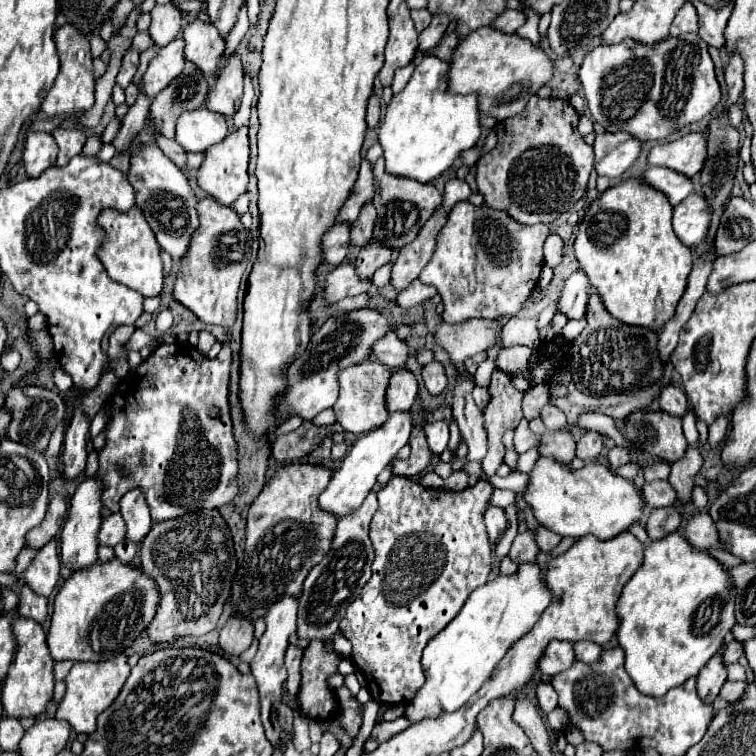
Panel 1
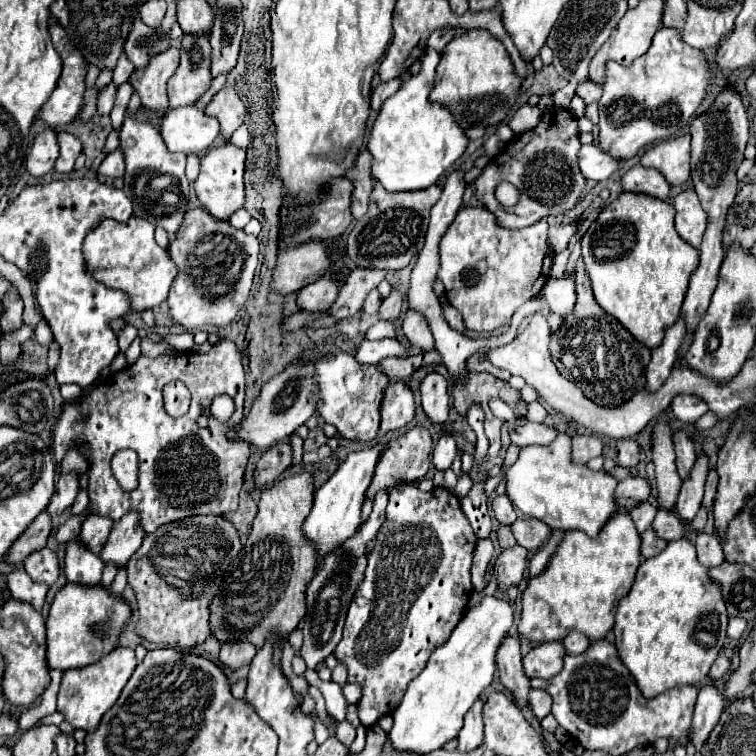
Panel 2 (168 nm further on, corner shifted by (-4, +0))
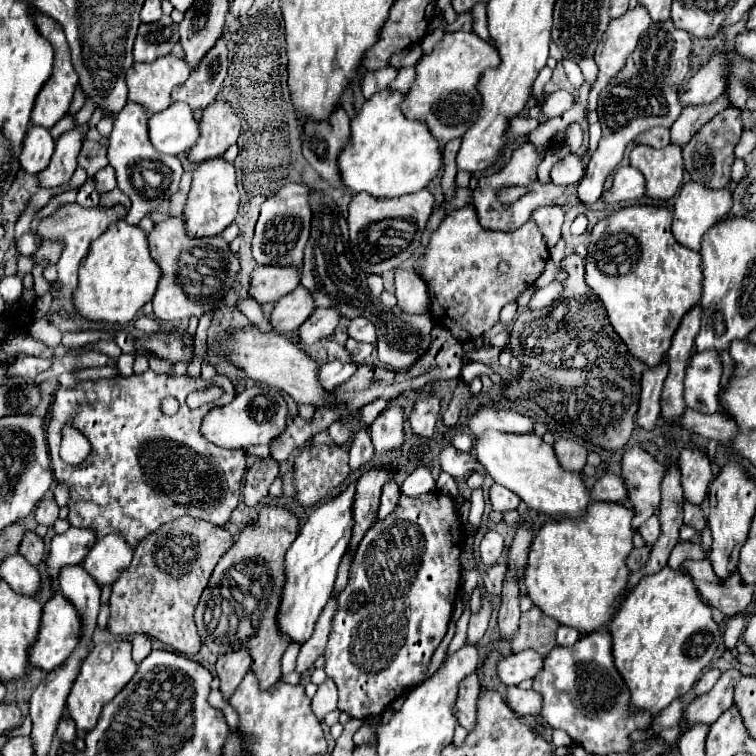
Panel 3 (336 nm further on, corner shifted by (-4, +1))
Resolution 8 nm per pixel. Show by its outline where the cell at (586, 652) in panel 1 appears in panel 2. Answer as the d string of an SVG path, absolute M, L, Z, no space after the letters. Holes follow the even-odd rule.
M569 634L569 638L565 638L563 644L565 644L567 654L583 654L591 642L585 634Z

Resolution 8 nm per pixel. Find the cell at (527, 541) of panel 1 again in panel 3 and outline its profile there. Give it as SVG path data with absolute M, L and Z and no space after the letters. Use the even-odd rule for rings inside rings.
M495 563L493 567L489 567L483 573L481 585L483 585L487 595L499 595L501 587L503 587L503 579L505 579L505 565L503 563Z

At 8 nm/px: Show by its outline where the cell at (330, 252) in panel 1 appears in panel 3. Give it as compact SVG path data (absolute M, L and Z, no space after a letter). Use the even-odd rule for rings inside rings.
M259 265L251 273L249 297L257 303L275 303L285 293L291 293L301 281L299 269L277 269Z

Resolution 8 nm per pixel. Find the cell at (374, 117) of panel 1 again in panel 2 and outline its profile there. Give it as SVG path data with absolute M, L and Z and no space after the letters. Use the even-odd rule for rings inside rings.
M395 78L395 80L389 80L389 82L381 82L375 90L373 90L373 94L371 94L371 110L379 110L381 108L381 104L393 94L393 92L397 92L397 88L401 86L401 80L399 78Z

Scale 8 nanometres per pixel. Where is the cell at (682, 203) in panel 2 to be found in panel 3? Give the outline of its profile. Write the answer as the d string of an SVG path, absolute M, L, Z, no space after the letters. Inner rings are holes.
M689 181L681 187L677 199L675 199L675 205L673 205L673 225L671 225L671 231L673 231L673 237L693 249L693 251L699 251L701 247L701 237L703 233L715 225L717 221L725 219L727 213L731 211L731 205L733 205L733 197L727 189L709 189L705 185L699 185L695 181Z

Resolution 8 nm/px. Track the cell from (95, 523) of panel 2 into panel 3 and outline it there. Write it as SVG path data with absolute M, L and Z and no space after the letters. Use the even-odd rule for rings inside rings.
M69 527L65 533L55 535L51 539L49 557L45 559L45 565L53 581L55 593L59 591L61 569L69 565L79 565L85 559L85 553L89 553L89 549L93 547L95 539L97 537L93 535L93 529L77 529L77 527Z

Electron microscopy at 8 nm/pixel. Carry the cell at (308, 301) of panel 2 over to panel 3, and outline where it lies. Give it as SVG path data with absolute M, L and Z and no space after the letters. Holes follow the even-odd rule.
M297 287L275 303L269 321L277 333L285 335L297 331L297 327L301 327L301 323L313 313L313 309L313 297L309 297L309 291Z

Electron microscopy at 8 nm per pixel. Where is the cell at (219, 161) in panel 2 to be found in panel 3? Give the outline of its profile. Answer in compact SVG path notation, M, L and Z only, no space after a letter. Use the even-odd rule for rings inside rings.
M225 159L203 161L193 173L193 183L185 201L183 221L189 237L215 237L221 235L235 219L239 207L239 191L235 181L235 167Z

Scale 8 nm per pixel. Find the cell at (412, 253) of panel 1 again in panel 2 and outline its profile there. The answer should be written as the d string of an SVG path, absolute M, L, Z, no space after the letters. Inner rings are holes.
M393 288L391 294L383 300L383 304L379 308L379 316L381 316L381 320L397 318L401 314L401 308L403 308L403 292L399 288Z

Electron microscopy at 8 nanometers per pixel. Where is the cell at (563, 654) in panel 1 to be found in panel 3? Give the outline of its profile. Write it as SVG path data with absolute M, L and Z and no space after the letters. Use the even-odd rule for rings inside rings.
M533 649L511 653L499 659L497 675L505 685L519 685L523 679L533 679L541 671L541 661L543 657Z

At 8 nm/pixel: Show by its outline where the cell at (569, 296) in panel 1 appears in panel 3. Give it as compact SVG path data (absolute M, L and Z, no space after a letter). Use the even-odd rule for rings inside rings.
M551 283L547 287L535 289L531 299L529 299L529 309L543 309L547 305L551 305L553 301L557 301L557 297L561 297L561 285L559 283Z

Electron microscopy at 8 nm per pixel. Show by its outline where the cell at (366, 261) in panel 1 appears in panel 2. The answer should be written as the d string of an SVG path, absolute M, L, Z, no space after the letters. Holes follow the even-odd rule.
M355 268L351 270L349 278L345 280L345 286L341 288L341 294L337 302L329 308L329 314L345 320L351 318L357 310L361 310L365 296L377 288L381 280L385 280L387 270L375 270L375 268Z

